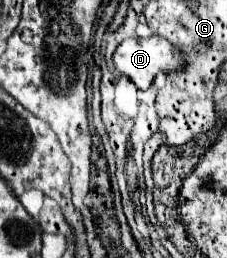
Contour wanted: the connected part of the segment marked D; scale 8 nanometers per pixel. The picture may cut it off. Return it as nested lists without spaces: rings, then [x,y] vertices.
[[[161,37],[125,39],[113,53],[115,69],[145,91],[153,83],[159,71],[171,71],[183,67],[179,51],[175,51]]]

